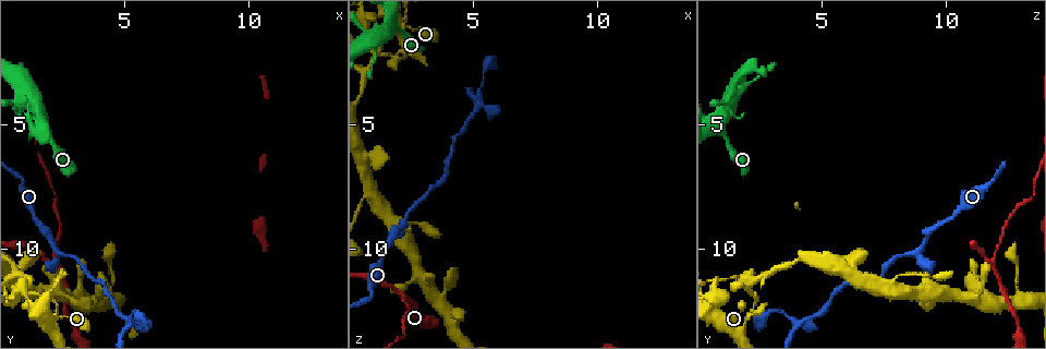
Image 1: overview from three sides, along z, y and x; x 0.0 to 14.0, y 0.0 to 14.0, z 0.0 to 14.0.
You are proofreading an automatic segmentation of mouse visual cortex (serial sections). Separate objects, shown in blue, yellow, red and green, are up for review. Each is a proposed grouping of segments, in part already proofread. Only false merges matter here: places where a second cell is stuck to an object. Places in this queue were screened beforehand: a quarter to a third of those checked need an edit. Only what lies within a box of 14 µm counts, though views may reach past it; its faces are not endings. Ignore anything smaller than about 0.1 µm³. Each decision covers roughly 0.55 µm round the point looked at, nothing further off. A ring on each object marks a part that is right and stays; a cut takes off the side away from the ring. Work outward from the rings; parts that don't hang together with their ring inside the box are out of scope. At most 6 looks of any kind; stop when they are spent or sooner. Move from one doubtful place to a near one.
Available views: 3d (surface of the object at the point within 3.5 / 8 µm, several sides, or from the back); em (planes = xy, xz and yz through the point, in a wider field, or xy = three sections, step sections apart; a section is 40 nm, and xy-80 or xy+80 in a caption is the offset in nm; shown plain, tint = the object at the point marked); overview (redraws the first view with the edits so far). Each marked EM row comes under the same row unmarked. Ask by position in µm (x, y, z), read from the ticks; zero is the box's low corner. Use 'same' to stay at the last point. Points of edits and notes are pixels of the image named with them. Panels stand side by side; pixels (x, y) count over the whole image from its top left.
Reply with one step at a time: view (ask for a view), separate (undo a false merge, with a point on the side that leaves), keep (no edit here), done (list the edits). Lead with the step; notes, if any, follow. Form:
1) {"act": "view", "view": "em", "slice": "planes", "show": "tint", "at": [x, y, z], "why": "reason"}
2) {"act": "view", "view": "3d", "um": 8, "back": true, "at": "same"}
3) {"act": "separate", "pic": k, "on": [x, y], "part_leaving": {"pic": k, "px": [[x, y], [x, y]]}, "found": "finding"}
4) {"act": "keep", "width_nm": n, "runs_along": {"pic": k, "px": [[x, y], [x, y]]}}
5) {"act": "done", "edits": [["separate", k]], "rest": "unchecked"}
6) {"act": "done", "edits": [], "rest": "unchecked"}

{"act": "view", "view": "3d", "um": 8, "at": [2.3, 10.8, 12.0], "why": "three arms meet"}

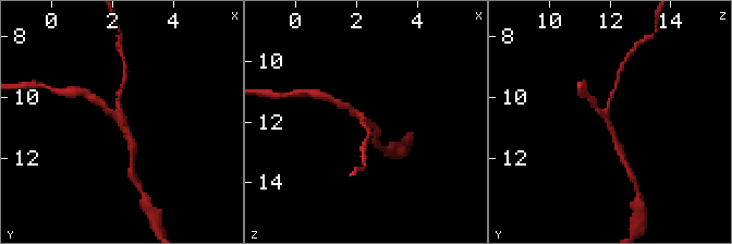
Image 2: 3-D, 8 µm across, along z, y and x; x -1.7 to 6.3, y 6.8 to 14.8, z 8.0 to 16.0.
{"act": "view", "view": "em", "slice": "xy", "step": 5, "show": "tint", "at": [2.3, 10.8, 12.0], "arms": 3, "arm_widths_nm": [150, 200, 200], "why": "shape alone is not enough"}

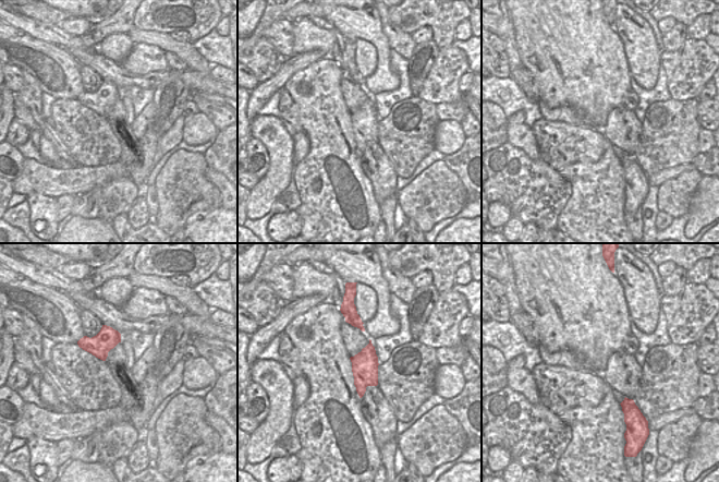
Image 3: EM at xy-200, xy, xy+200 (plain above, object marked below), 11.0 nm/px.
{"act": "keep", "runs_along": {"pic": 2, "px": [[134, 147], [121, 121], [99, 101]]}, "found": "continuous, no second cell"}

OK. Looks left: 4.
{"act": "view", "view": "3d", "um": 3.5, "back": true, "at": [2.3, 10.1, 8.9], "why": "branch point"}

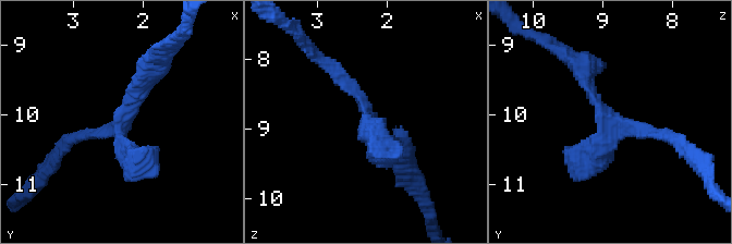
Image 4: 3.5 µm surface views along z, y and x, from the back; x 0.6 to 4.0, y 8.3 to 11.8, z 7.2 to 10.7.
{"act": "view", "view": "em", "slice": "xy", "step": 5, "show": "tint", "at": [2.30, 10.10, 8.95]}

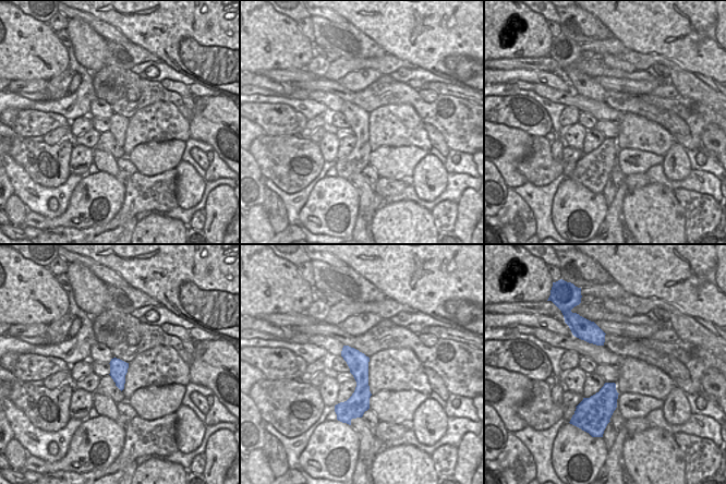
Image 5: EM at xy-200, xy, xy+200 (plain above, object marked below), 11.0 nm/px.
{"act": "keep", "runs_along": {"pic": 5, "px": [[346, 348], [361, 374], [355, 413]]}, "found": "all the same cell"}

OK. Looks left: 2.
{"act": "view", "view": "3d", "um": 3.5, "at": [5.1, 12.8, 4.3], "why": "sudden change in width"}

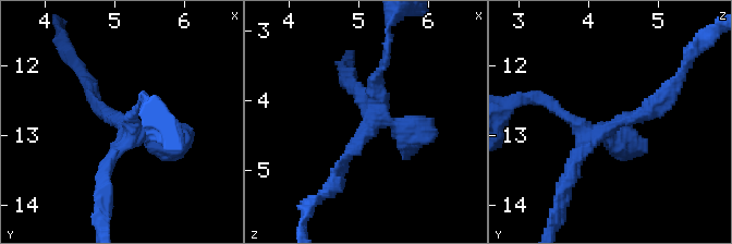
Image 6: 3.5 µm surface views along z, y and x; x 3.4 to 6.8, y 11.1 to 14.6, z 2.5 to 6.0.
{"act": "keep", "runs_along": {"pic": 6, "px": [[337, 172], [383, 65]]}, "found": "continuous, no second cell"}

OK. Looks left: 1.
{"act": "done", "edits": [], "rest": "unchecked"}

